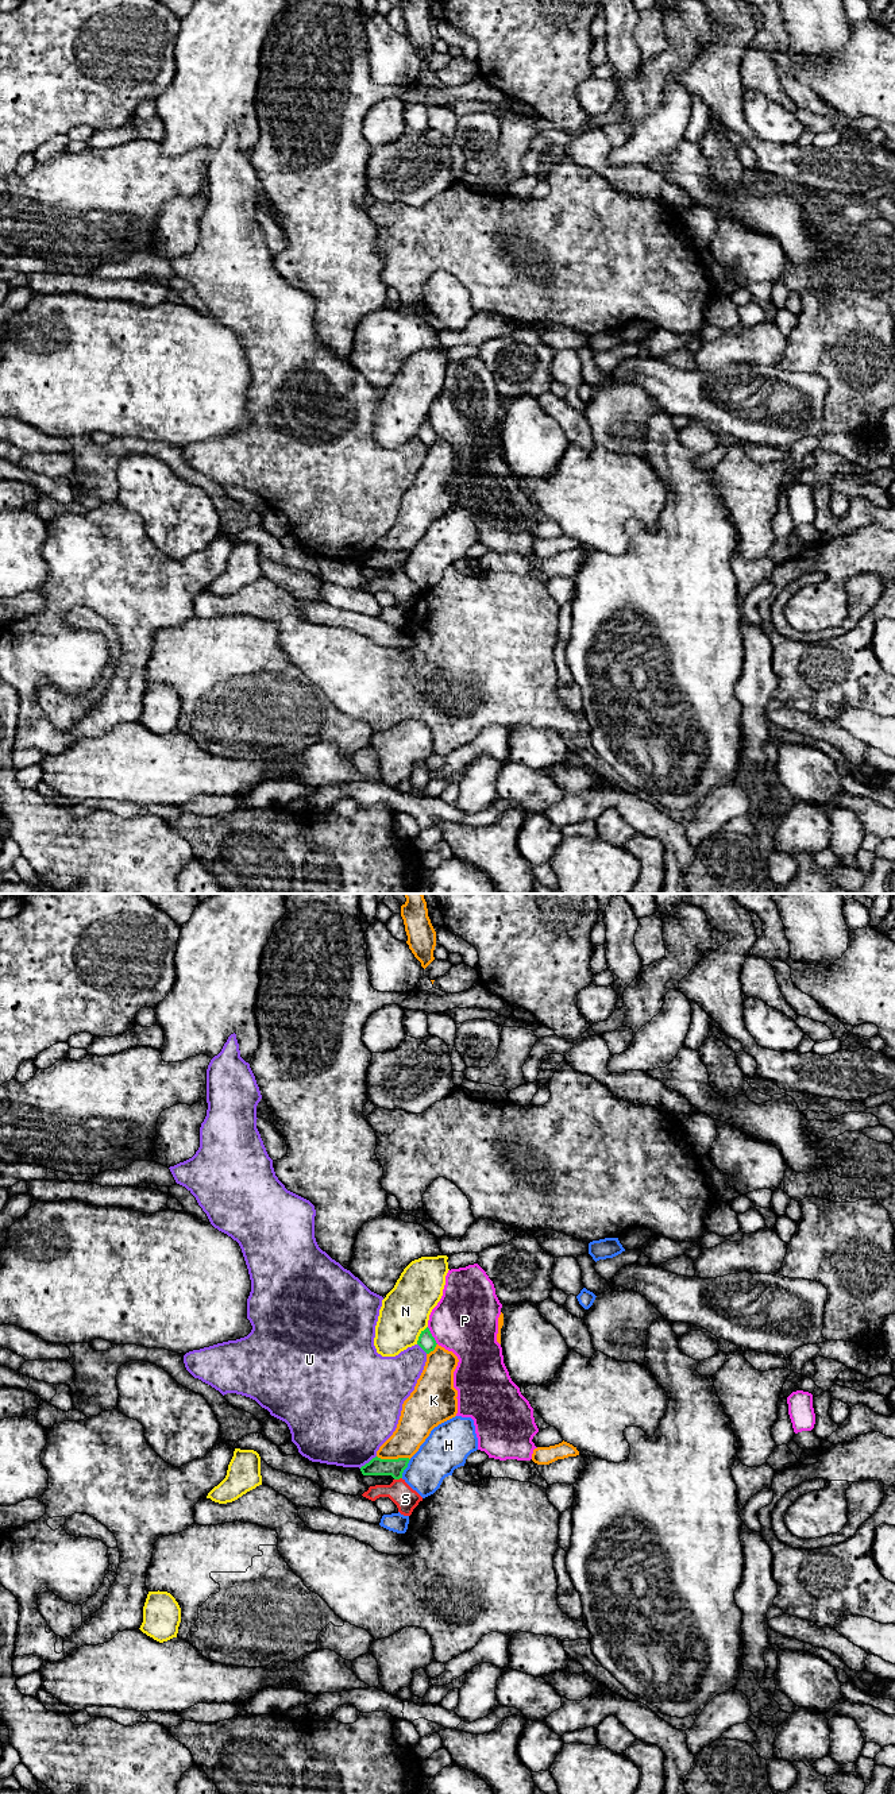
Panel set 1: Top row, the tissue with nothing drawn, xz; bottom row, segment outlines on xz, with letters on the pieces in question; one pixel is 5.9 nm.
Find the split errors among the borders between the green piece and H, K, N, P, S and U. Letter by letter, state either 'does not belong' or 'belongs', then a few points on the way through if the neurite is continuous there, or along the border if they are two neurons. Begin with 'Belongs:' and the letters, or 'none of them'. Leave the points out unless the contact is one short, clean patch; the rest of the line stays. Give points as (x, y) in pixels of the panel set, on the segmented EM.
Belongs: S
H: does not belong
K: does not belong
N: does not belong
P: does not belong
S: belongs | across xz (377, 1466), (386, 1466), (397, 1478), (398, 1492), (405, 1499)
U: does not belong

